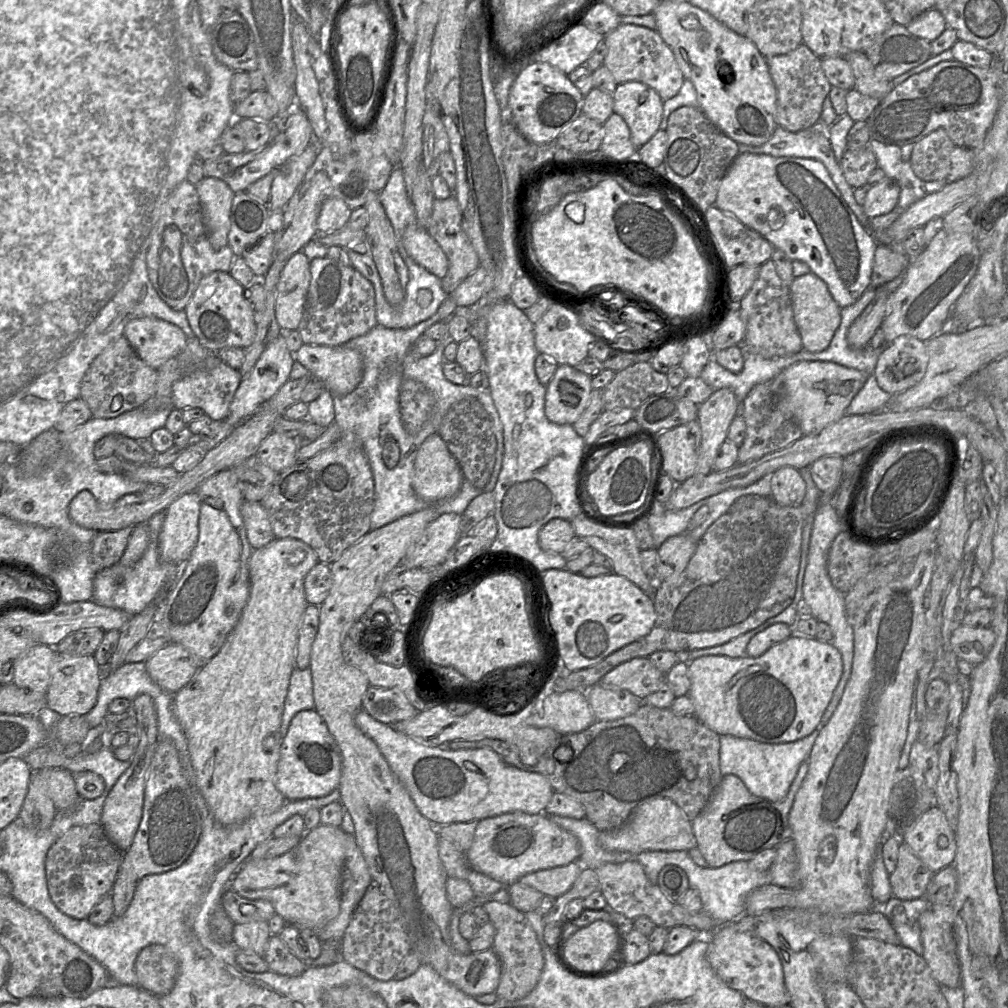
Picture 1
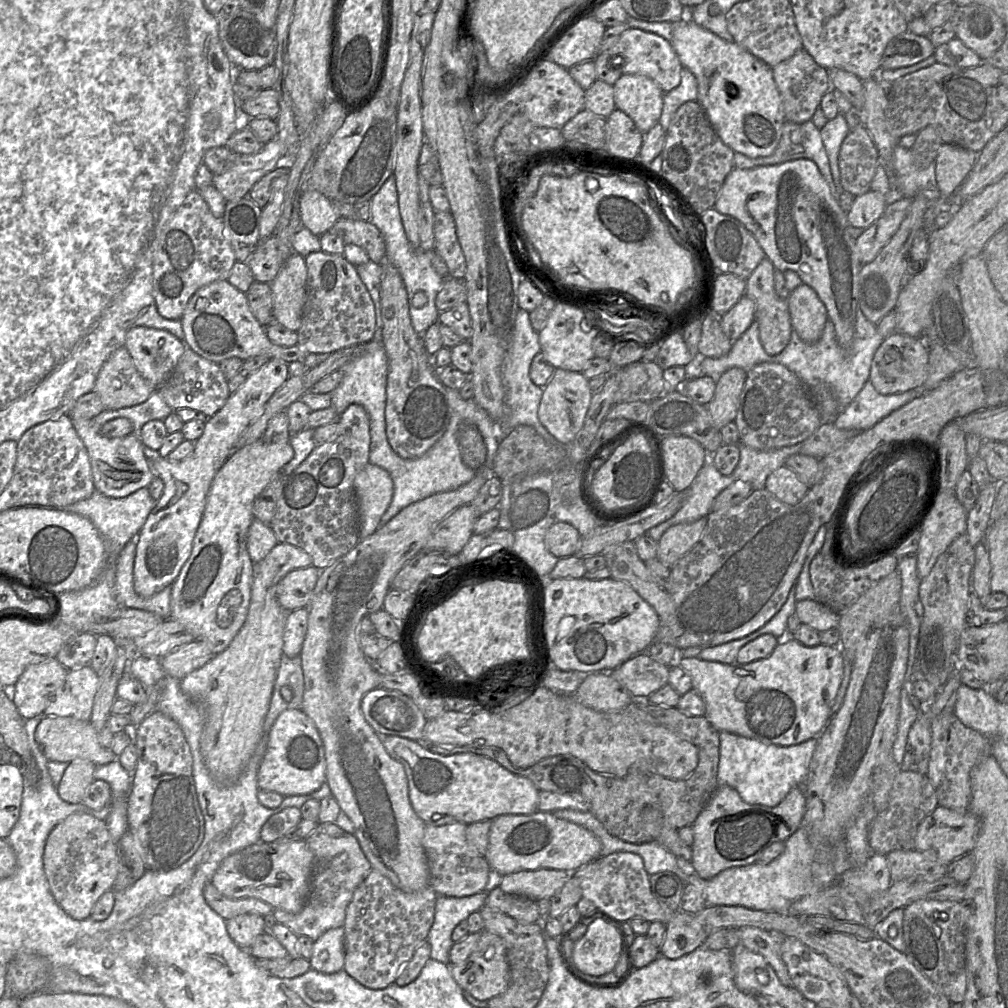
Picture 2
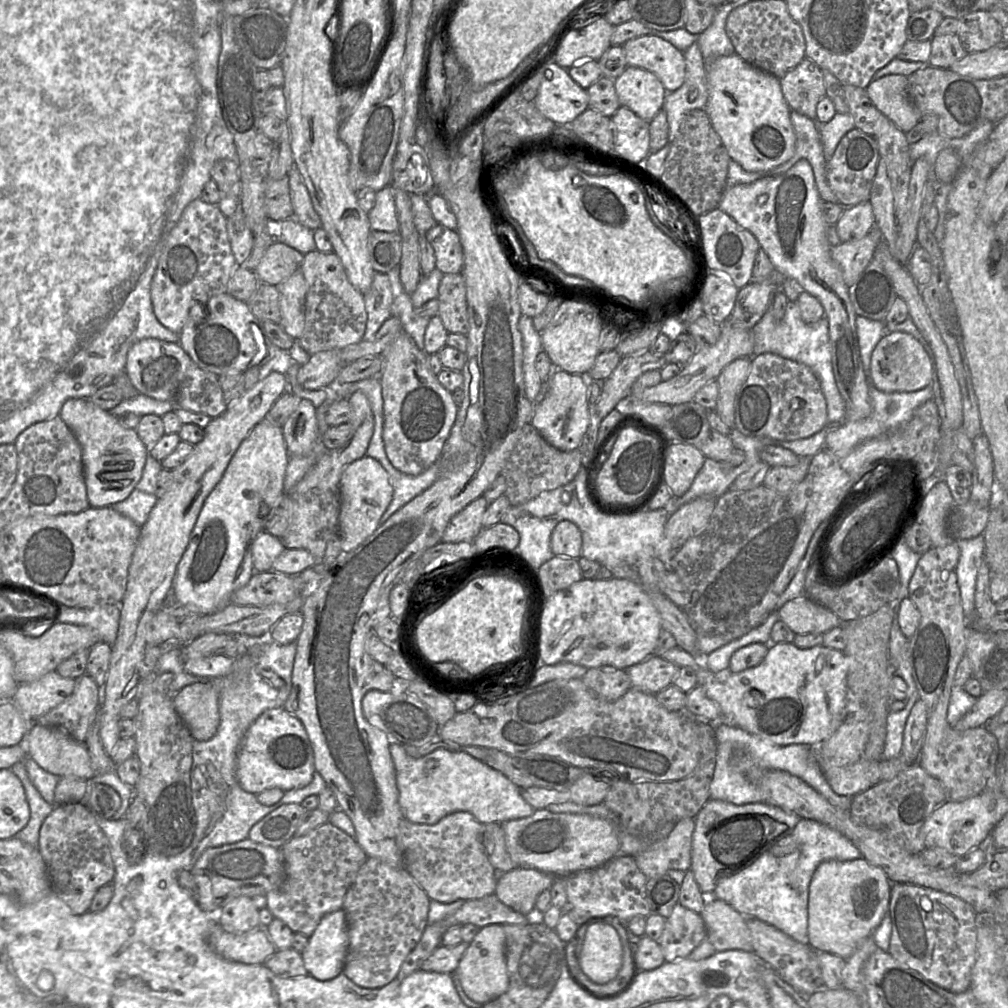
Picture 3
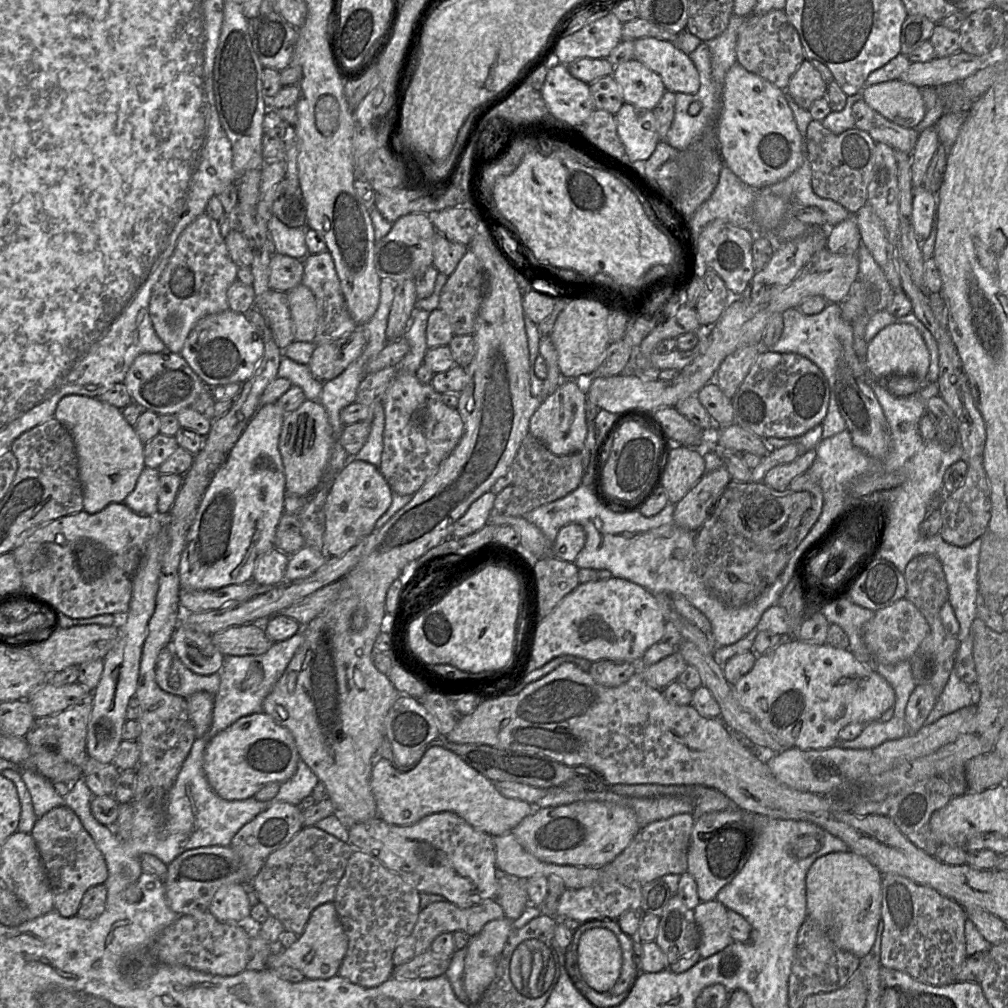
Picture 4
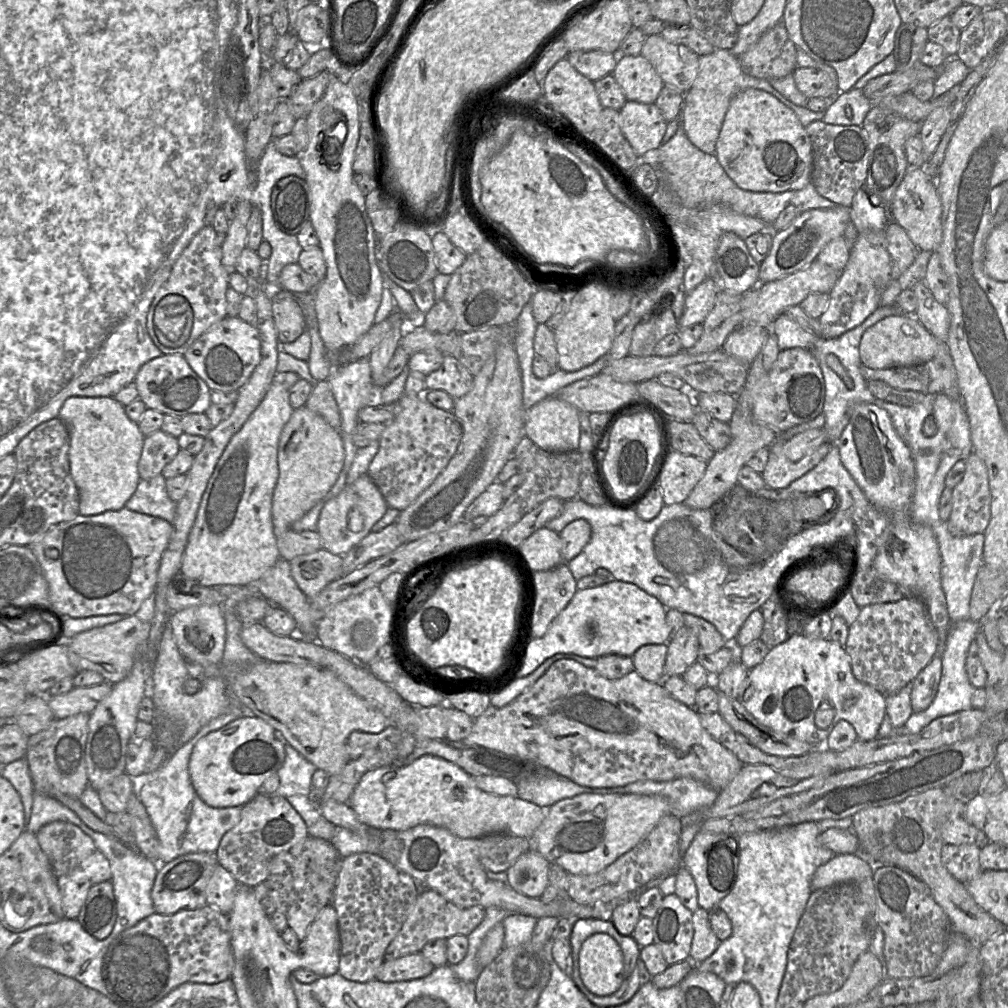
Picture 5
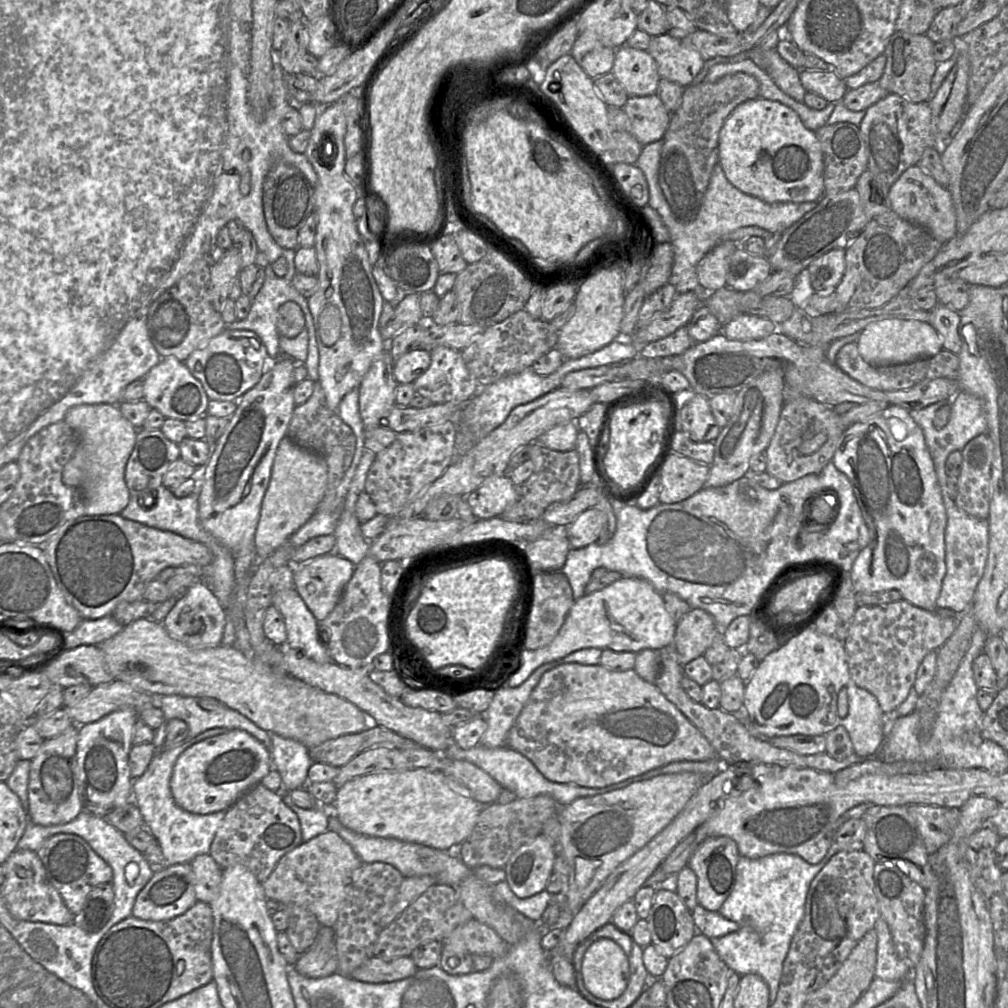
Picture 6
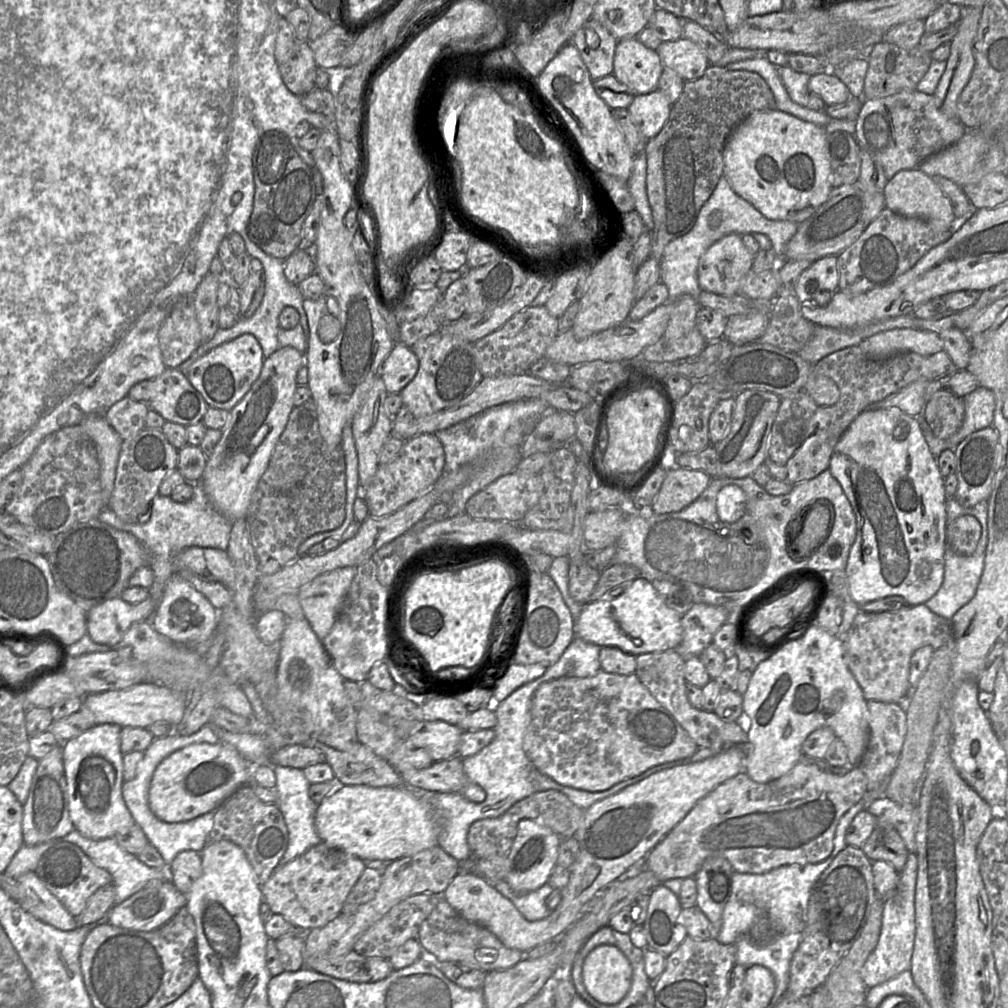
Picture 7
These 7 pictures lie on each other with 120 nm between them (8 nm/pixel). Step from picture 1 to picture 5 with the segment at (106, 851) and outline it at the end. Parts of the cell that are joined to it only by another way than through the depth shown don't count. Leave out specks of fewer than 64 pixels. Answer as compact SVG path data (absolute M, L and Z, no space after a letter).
M54 821L42 827L36 834L42 851L53 870L64 912L63 919L76 919L89 888L110 881L110 865L106 857L94 845L93 840L78 826L64 821Z

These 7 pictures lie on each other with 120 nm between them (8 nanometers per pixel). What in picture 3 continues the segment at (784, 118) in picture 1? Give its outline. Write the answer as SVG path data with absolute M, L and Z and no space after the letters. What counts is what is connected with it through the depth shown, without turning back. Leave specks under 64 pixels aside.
M805 57L780 79L780 85L790 110L816 118L816 106L826 89L822 69L815 62Z

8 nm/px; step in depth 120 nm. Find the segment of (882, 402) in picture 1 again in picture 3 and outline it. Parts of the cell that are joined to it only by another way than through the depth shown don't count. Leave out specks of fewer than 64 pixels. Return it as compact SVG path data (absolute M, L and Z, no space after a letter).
M866 373L869 395L872 403L872 412L869 417L859 421L844 420L840 425L830 429L827 433L824 449L828 449L837 456L845 456L859 444L876 438L889 430L896 429L908 422L914 411L925 402L933 399L933 386L929 384L923 389L913 392L886 393L878 390L873 382L871 373Z

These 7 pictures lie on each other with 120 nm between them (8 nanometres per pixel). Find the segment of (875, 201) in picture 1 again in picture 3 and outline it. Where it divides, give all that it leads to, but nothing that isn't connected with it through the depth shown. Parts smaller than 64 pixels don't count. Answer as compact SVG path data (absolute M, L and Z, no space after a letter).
M870 201L846 207L835 223L841 242L864 238L875 227L875 217Z

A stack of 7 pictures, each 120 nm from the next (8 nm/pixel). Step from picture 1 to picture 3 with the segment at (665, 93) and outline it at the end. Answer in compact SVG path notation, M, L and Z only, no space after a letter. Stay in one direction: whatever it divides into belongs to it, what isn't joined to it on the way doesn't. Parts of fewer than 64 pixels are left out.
M642 35L622 45L628 66L645 69L658 77L666 92L674 92L685 81L684 52L668 41Z

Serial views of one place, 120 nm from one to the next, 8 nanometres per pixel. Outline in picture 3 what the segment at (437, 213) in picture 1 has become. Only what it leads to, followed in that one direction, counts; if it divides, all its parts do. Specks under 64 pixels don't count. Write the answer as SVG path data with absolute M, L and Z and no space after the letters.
M436 223L425 235L434 249L436 268L444 274L461 273L464 254L458 233Z

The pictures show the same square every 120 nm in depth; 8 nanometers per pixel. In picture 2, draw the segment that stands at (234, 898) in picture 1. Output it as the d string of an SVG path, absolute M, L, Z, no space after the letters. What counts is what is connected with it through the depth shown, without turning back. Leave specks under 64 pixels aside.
M211 883L204 887L206 903L225 920L243 914L266 916L272 914L274 907L256 898L232 899L222 895Z

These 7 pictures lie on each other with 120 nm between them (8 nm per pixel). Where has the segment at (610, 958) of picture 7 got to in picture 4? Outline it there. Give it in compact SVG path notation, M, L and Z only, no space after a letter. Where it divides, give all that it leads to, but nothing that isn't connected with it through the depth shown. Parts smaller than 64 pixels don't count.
M601 927L587 930L580 938L578 964L592 990L611 989L622 966L622 950L616 935Z

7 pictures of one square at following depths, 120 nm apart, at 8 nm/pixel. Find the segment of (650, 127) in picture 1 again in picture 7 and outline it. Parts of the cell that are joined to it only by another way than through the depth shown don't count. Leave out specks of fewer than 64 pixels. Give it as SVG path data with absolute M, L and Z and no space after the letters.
M636 37L618 40L614 52L613 75L627 86L634 96L647 94L658 89L663 68L657 51L644 46Z

